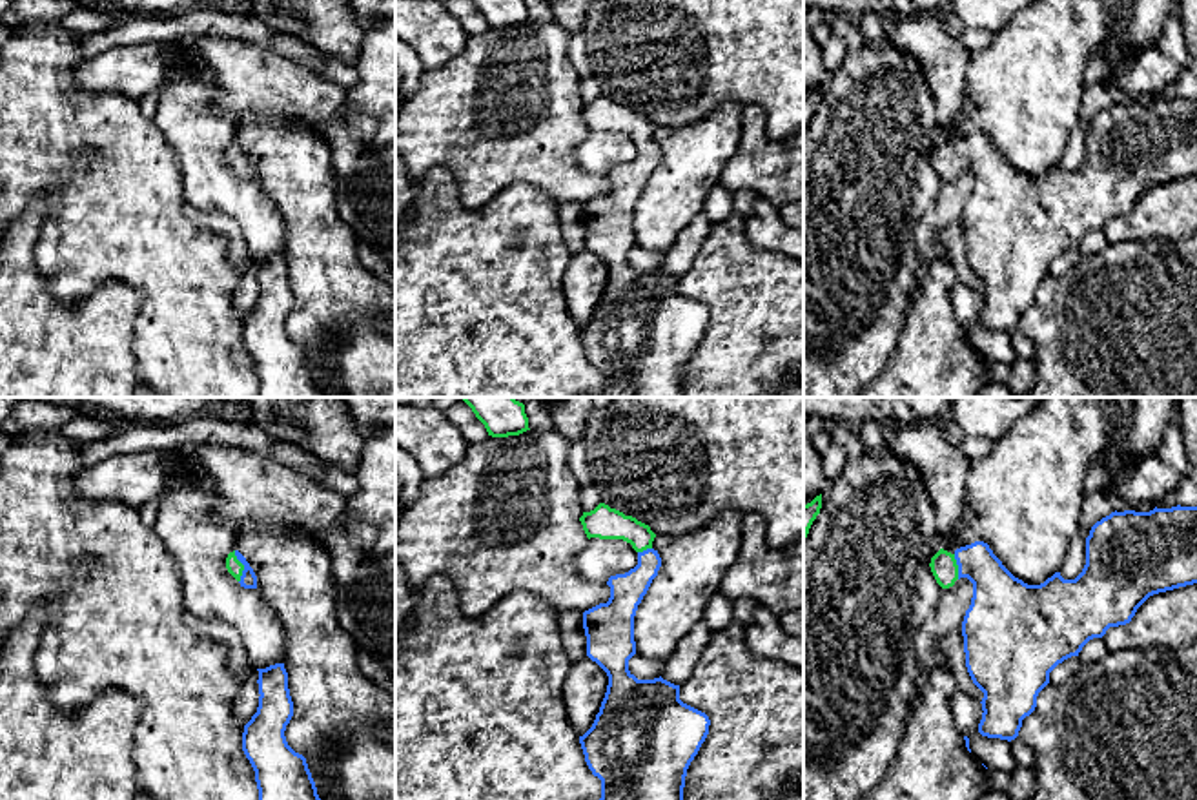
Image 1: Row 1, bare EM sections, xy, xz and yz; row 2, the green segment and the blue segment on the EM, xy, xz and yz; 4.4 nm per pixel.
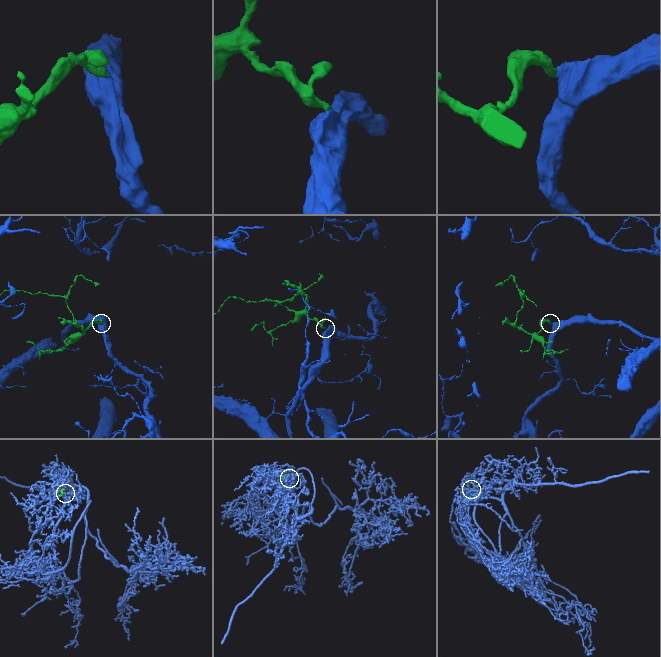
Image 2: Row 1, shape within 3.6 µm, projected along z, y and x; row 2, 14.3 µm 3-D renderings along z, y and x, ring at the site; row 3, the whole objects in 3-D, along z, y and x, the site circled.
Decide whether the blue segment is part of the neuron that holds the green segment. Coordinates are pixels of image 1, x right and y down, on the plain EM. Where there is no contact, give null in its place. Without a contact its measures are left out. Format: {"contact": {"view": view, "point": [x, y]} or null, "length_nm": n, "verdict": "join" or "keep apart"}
{"contact": {"view": "xy", "point": [243, 159]}, "length_nm": 150, "verdict": "join"}

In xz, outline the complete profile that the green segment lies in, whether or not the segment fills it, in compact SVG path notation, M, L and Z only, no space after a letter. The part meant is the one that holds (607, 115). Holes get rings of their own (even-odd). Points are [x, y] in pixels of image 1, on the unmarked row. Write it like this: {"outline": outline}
{"outline": "M605 95L583 104L579 113L588 131L623 131L638 144L634 160L609 169L609 193L583 204L587 248L607 264L609 277L592 319L579 328L585 354L601 372L601 390L581 397L685 397L687 361L709 326L711 312L680 292L680 277L661 268L638 272L629 262L629 251L636 246L634 208L661 159L661 149L652 140L656 126L649 117Z"}

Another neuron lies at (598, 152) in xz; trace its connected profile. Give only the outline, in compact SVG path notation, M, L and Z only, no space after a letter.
M590 129L574 149L581 169L592 175L607 175L610 168L625 166L638 157L638 144L623 131Z

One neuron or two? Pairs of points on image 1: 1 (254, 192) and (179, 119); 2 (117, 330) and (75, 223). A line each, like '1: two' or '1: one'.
1: one
2: two

